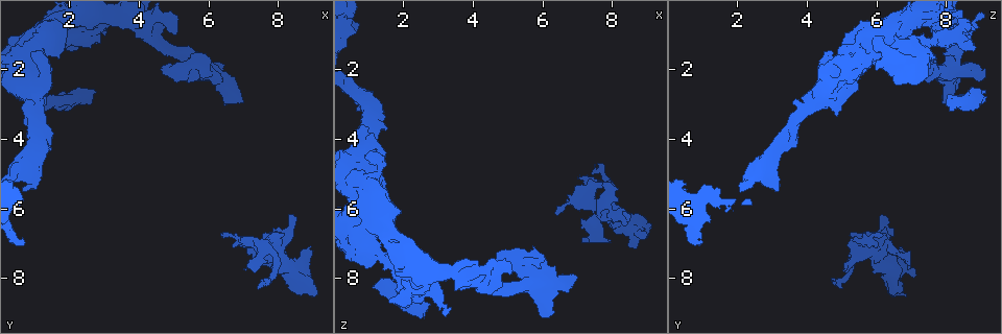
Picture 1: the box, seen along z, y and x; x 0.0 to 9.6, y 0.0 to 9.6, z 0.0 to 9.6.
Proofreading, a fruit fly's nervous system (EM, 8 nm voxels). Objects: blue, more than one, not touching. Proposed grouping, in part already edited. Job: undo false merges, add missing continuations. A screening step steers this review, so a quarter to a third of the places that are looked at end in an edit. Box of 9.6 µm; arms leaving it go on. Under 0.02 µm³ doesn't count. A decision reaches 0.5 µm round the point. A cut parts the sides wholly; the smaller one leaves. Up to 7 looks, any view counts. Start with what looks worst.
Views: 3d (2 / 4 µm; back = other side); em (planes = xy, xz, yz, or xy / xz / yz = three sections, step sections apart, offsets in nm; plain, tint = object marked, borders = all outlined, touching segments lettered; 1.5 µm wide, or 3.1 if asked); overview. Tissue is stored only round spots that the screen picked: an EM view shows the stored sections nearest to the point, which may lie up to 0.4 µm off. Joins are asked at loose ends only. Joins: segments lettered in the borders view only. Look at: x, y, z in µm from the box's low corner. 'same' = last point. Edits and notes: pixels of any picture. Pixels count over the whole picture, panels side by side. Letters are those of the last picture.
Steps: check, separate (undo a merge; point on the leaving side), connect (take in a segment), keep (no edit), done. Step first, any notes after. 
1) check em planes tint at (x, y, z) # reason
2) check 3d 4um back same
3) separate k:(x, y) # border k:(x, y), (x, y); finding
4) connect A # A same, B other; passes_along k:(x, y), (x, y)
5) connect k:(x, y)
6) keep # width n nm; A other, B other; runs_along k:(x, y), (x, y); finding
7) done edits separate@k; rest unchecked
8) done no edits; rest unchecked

check 3d 2um at (6.05, 2.10, 7.50) # free end

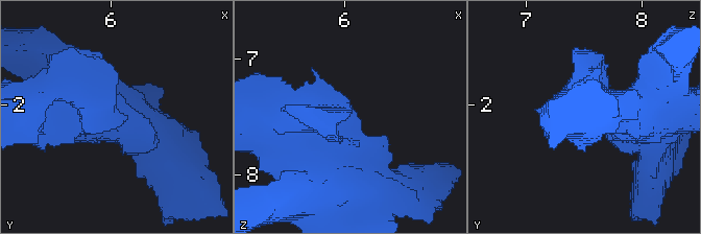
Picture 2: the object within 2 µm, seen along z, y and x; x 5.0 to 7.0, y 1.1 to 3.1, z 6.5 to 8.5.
check em planes borders at (6.08, 2.14, 7.44)

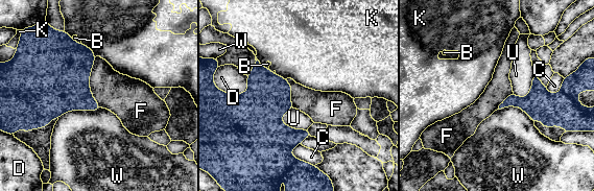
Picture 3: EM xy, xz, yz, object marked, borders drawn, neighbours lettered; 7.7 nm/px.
keep # B other, C other, D other, F other, K other, U other, W other; border 3:(94, 57), (89, 88), (100, 106); no lettered segment goes on from it

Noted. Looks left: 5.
check em yz step 8 tint at (2.10, 1.30, 8.55) # sharp bend

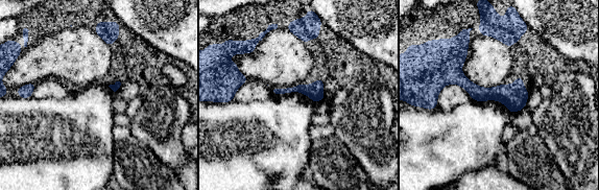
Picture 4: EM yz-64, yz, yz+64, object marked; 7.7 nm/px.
check em yz step 8 borders same

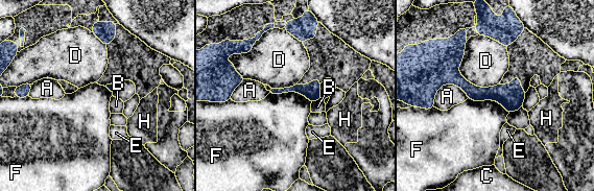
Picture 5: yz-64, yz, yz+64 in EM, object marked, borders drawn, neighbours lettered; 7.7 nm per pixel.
keep # A other, B other, C other, D other, E other, F other, H other; border 5:(466, 41), (458, 72), (498, 85); one neuron here

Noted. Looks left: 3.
check em xy step 4 borders at (0.65, 5.40, 3.15) # stops while still wide

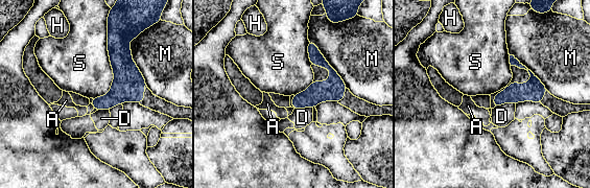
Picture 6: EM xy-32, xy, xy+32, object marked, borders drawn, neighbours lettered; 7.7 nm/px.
check em planes borders same

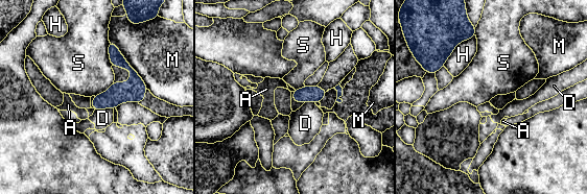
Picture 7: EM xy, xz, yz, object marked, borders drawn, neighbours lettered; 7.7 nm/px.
keep # A other, D other, H other, M other, S other; border 7:(109, 41), (109, 58), (112, 65); no lettered segment goes on from it

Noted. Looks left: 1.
done no edits; rest unchecked

